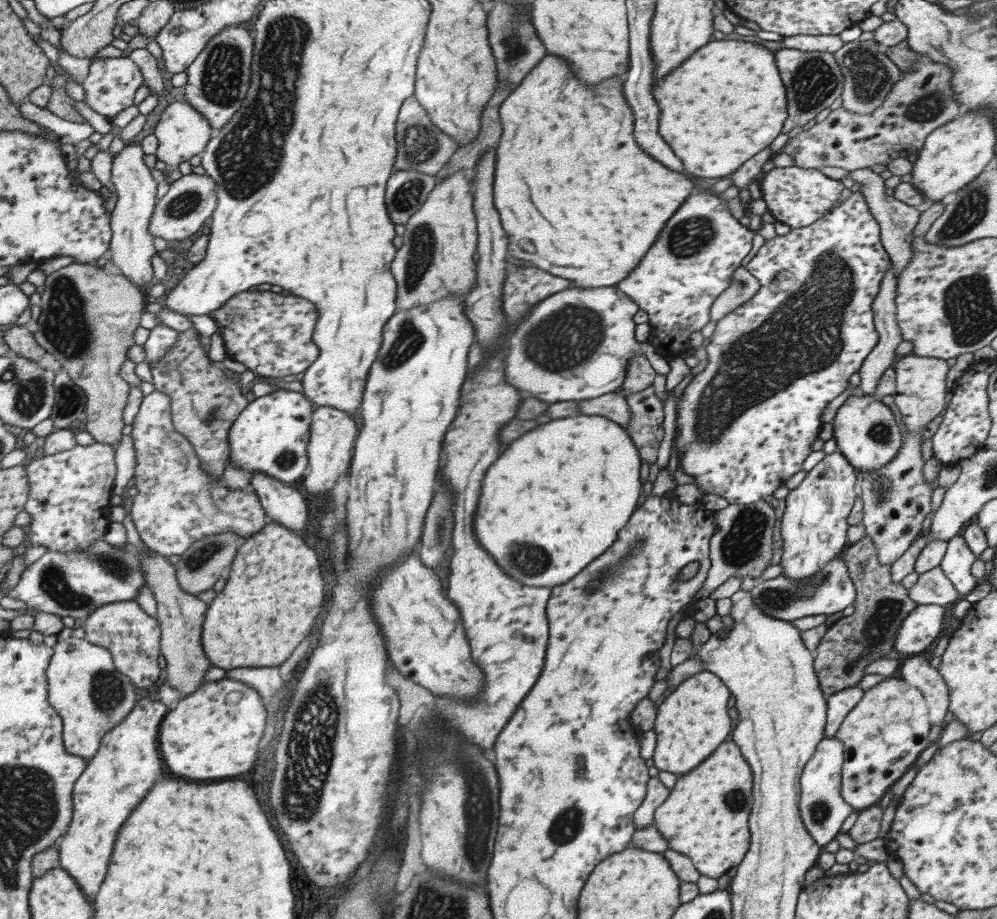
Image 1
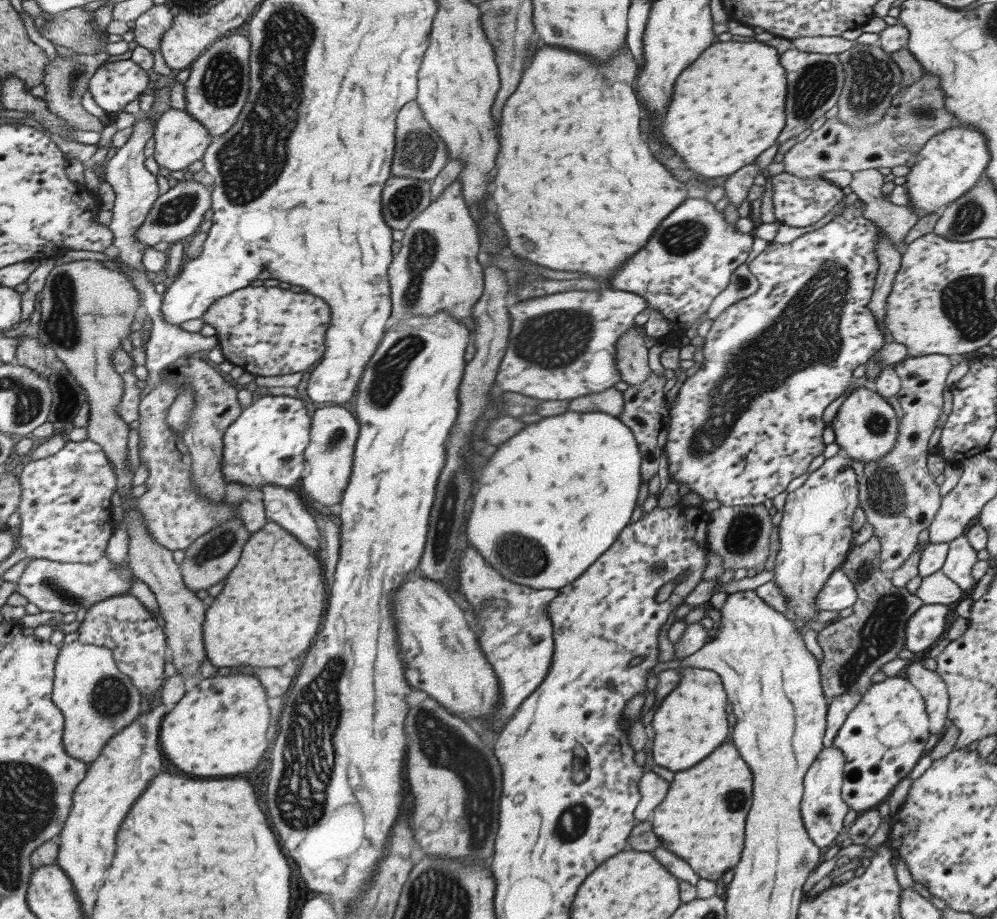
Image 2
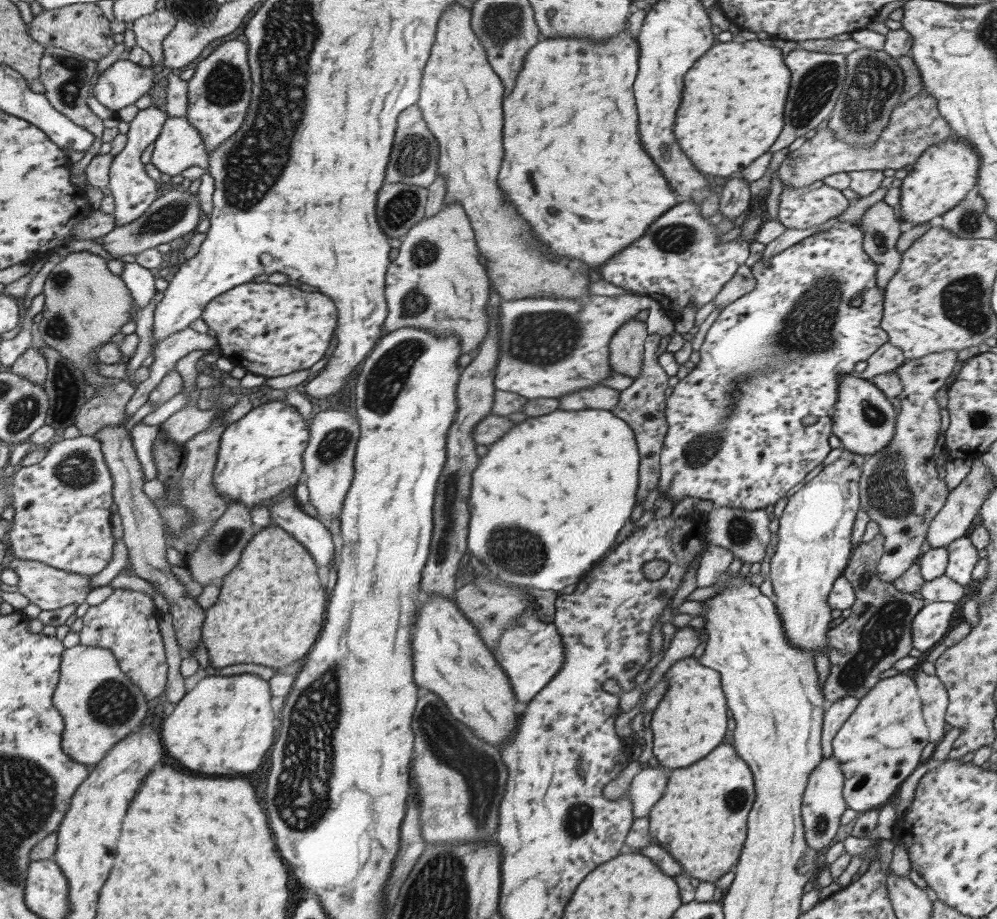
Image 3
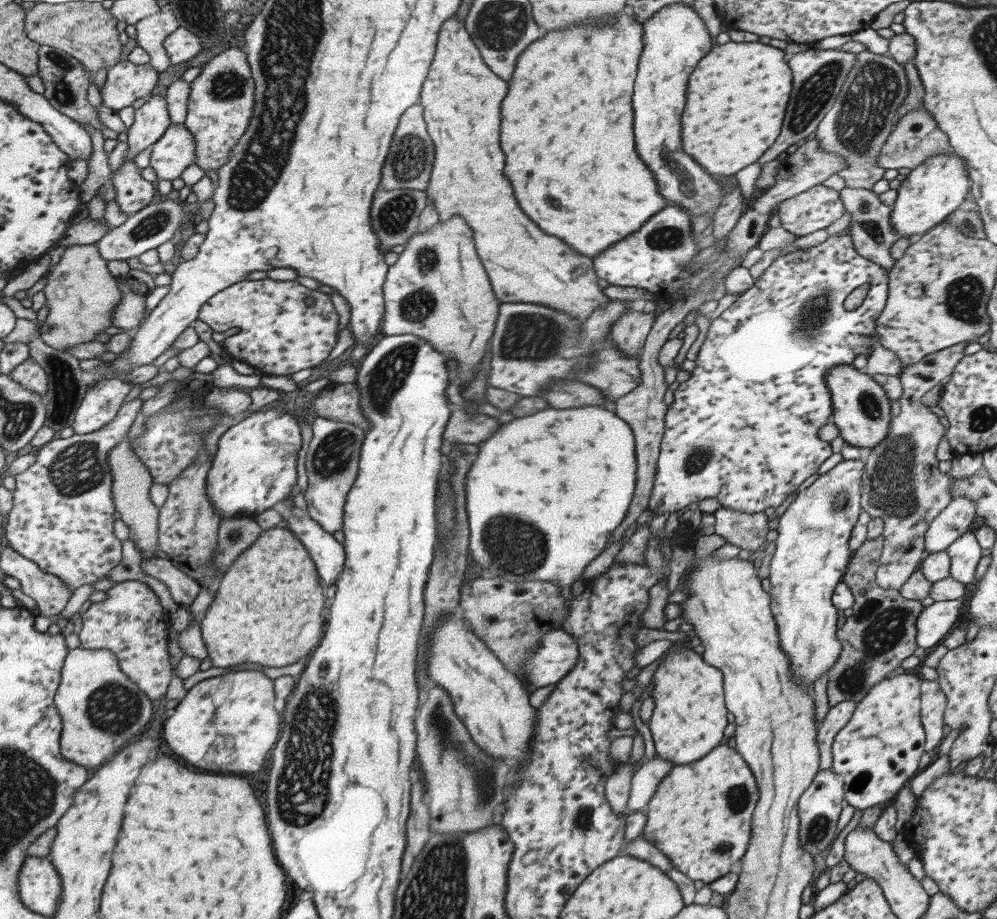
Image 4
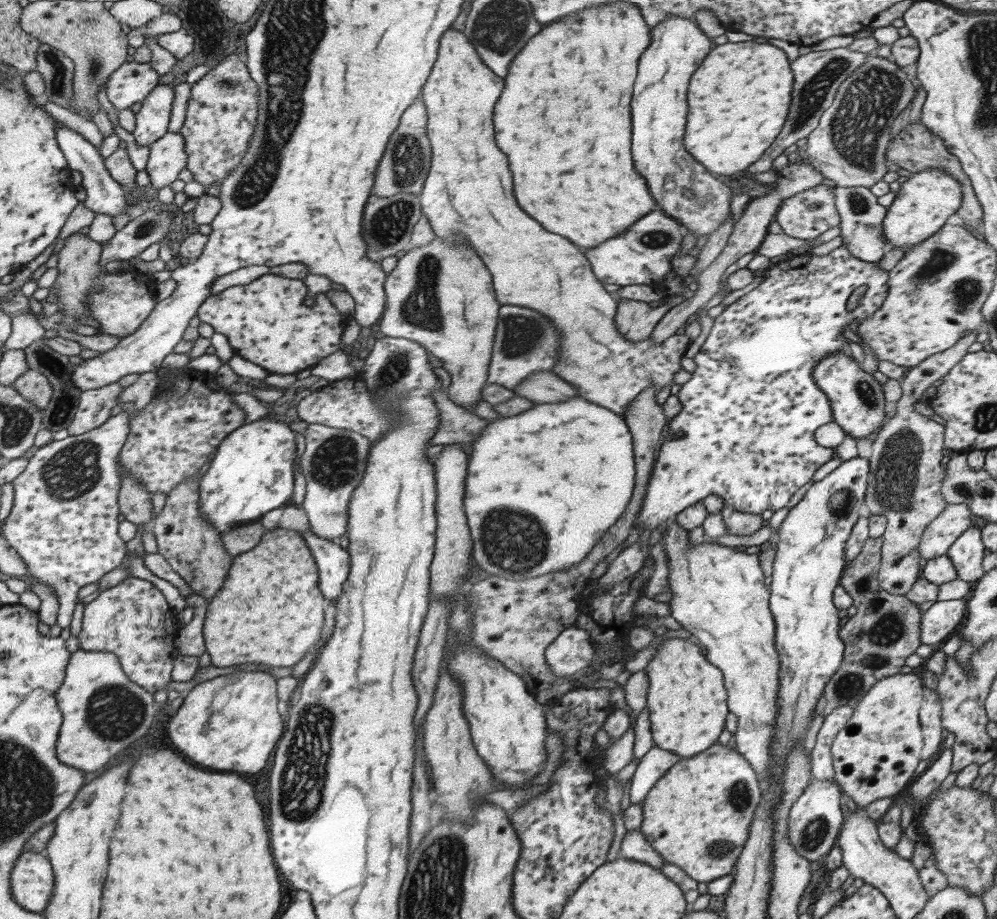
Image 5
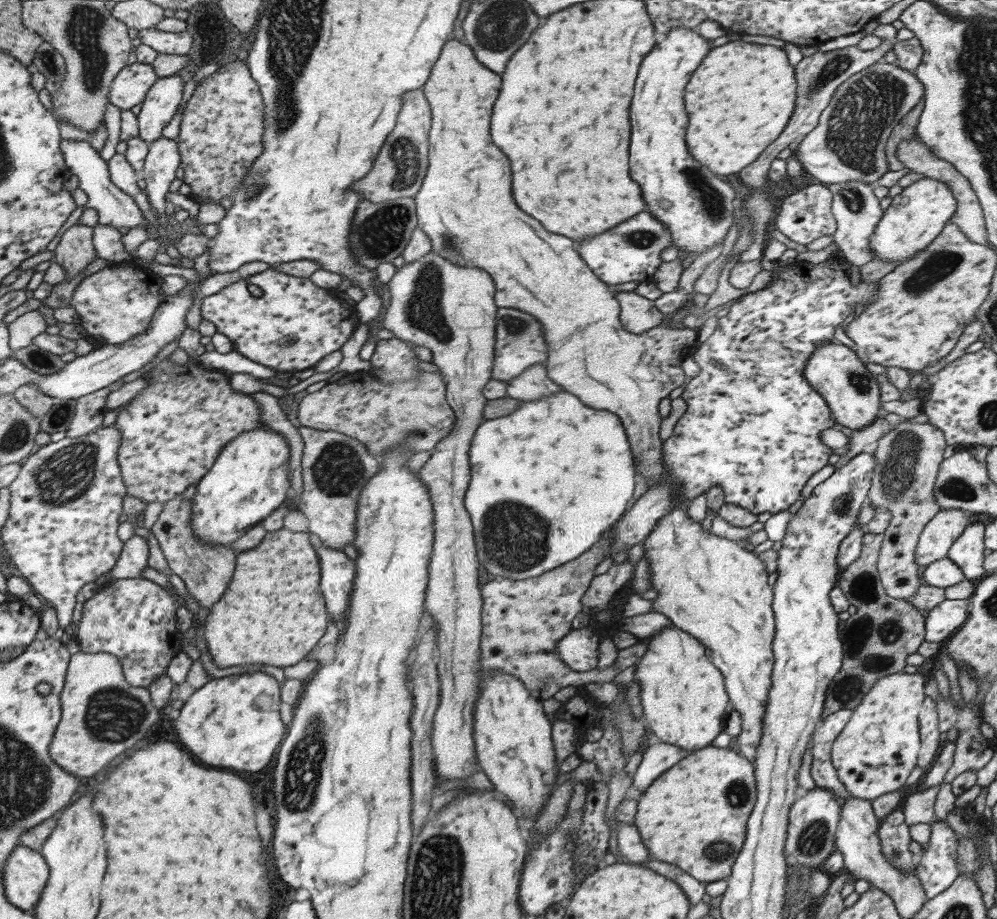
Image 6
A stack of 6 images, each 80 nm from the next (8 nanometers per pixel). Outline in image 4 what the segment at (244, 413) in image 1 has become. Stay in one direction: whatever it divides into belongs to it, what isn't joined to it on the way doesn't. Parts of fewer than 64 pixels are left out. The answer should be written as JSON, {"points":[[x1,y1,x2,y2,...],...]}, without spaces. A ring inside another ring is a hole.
{"points":[[278,408,260,409,250,413,245,420,236,422,219,437,216,451,210,461,205,480,205,495,221,519,228,516,255,516,275,504,289,499,296,489,295,460,301,448,301,435,295,415]]}

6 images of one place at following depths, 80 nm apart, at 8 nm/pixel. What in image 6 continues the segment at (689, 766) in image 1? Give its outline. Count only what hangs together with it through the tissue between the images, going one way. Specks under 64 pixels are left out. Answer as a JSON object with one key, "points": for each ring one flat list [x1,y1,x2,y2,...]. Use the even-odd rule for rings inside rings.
{"points":[[673,626,661,628,653,633,645,652,634,664,633,678,639,685,642,720,659,742,693,753,709,746,713,738,723,731,729,708,722,674,705,656,705,647,688,632]]}

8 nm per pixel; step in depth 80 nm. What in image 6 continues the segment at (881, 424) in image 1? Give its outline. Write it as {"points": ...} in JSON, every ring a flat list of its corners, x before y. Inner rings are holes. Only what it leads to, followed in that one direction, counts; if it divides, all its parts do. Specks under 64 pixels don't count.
{"points":[[831,341,817,345,803,365,802,377,813,391,819,393,829,407,831,416,834,416,841,426,856,431,872,423,879,415,881,402,876,375,865,369,865,364,852,349,839,342]]}

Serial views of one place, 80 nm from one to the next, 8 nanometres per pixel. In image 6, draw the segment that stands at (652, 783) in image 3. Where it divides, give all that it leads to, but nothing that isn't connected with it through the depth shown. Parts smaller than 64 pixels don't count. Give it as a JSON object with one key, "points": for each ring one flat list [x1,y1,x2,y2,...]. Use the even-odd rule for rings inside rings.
{"points":[[661,742,649,745,632,776,631,785,637,789,637,792,643,792,661,772,665,772,667,768,671,768,675,762,679,762,687,755,688,752,677,746,669,746]]}

